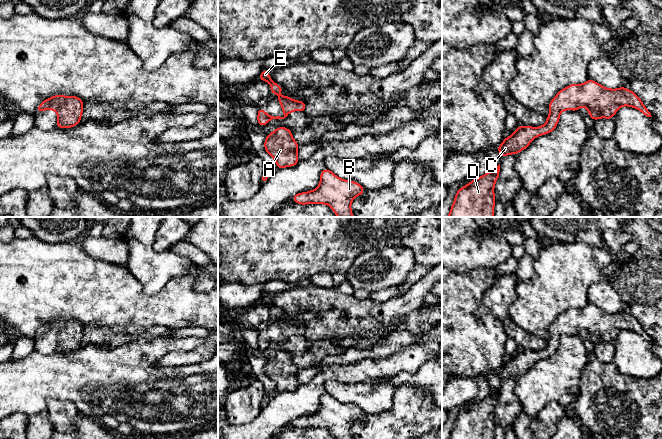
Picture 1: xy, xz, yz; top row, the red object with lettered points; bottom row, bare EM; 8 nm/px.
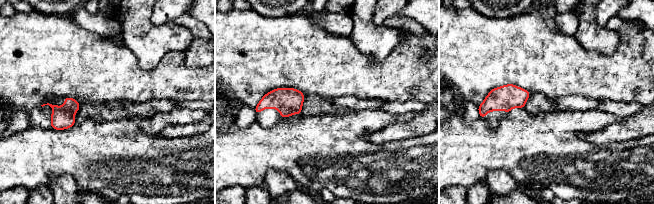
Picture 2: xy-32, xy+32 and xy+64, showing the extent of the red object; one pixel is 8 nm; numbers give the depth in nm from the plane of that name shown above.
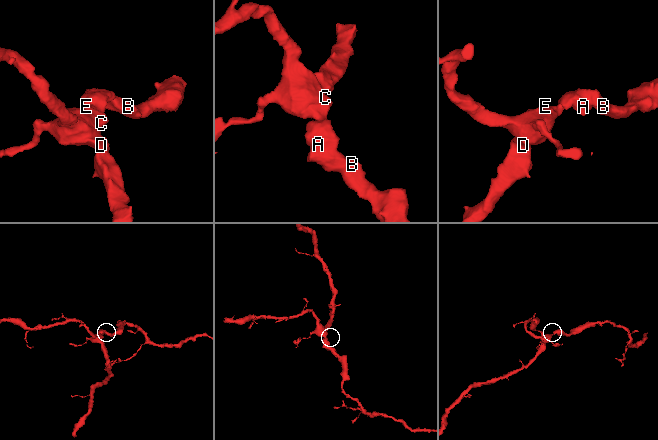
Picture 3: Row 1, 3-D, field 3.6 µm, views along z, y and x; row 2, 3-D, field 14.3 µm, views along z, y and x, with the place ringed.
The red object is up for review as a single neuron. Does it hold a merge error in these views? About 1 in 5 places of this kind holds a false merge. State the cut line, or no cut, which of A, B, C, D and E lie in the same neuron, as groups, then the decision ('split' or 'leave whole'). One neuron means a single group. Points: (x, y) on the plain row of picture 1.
no cut; A B C D E; leave whole

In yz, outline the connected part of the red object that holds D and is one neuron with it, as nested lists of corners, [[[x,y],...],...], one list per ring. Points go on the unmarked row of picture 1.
[[[500,388],[494,396],[488,395],[460,412],[449,439],[494,439],[494,410],[499,396]]]

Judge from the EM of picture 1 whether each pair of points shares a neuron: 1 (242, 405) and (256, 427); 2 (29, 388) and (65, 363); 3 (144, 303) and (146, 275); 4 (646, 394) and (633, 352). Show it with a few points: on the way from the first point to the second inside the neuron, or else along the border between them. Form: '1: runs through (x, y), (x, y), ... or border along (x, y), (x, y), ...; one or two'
1: border along (262, 407), (250, 421), (229, 425); two
2: runs through (38, 379), (50, 377), (56, 372); one
3: border along (132, 274), (147, 294), (156, 294), (166, 284); two
4: border along (618, 371), (624, 375), (651, 378); two

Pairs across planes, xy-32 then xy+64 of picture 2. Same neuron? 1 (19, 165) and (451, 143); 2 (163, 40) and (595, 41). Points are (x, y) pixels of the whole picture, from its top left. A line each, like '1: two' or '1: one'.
1: one
2: one

